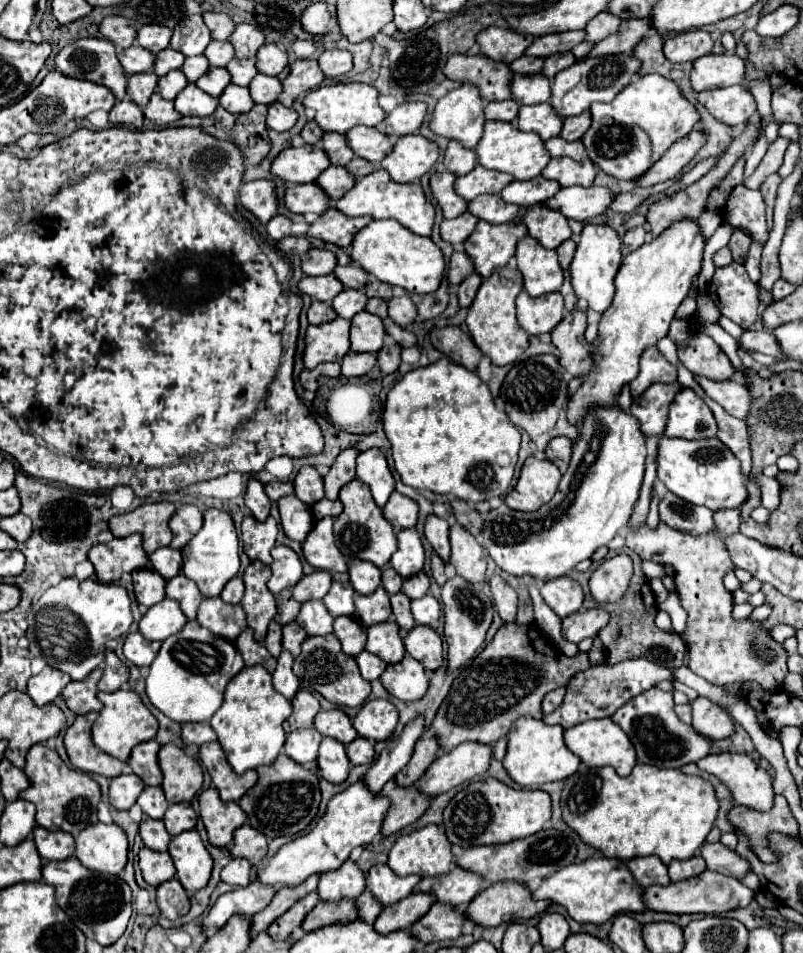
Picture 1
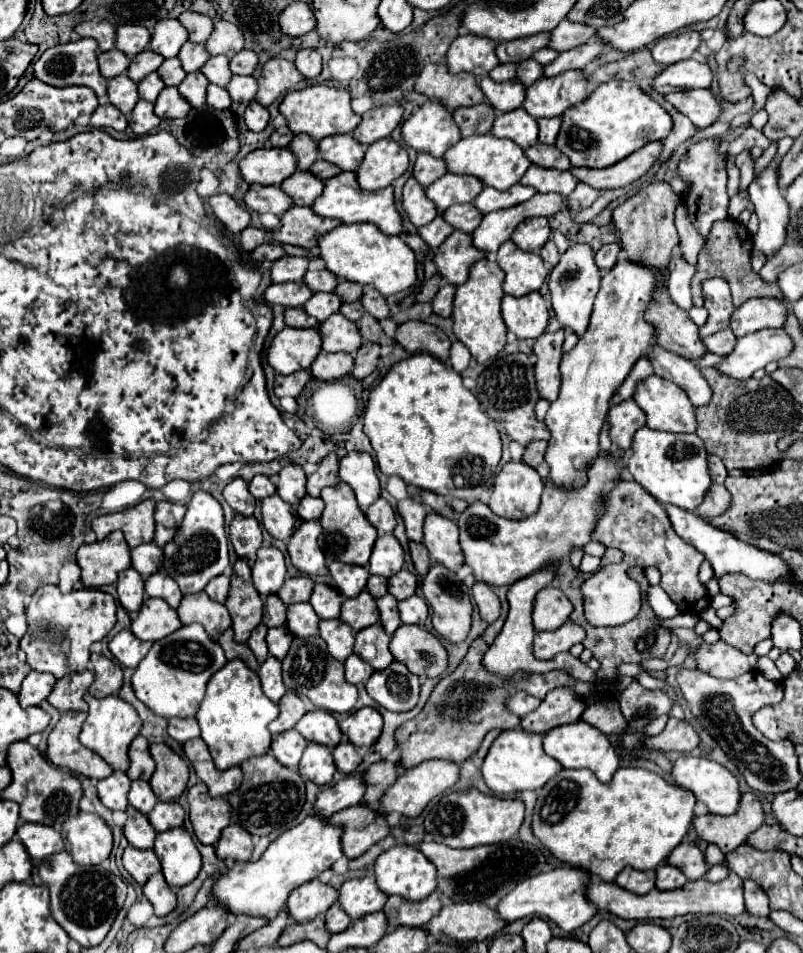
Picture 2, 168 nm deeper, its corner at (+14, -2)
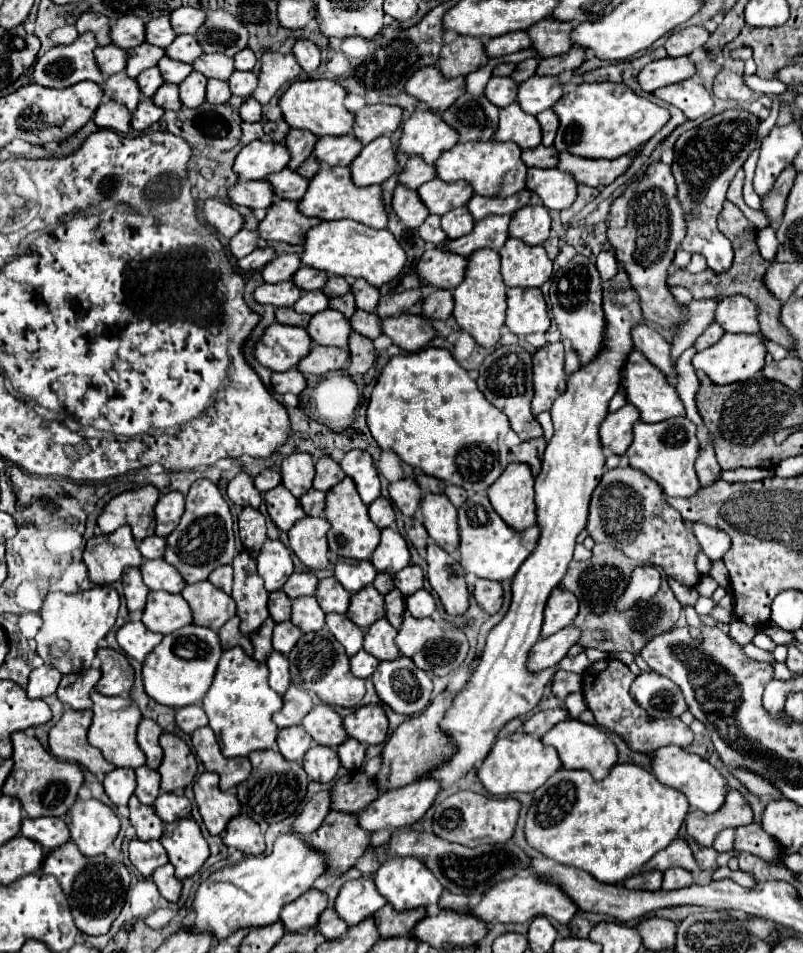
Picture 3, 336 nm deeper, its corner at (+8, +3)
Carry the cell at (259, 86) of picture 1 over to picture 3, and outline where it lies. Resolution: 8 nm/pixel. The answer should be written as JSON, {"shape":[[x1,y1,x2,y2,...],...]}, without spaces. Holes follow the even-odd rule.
{"shape":[[234,70,232,76,230,76,230,80,228,80,228,84,230,84,230,92,232,92,234,96,248,98,248,96,254,92,254,88,256,88,258,78,256,78,254,72,240,72,240,70]]}

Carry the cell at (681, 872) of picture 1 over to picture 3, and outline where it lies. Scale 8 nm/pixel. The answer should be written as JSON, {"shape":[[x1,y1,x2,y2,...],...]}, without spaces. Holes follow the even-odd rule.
{"shape":[[670,868,664,872,664,882,662,882,662,890,670,892,670,890,678,890,678,888,688,888,694,884,694,874,684,870,684,868]]}

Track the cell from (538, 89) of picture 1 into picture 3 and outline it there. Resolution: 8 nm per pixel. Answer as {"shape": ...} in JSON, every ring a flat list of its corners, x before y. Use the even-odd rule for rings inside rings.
{"shape":[[492,76,490,82,486,84,484,96,498,108,504,108,508,104,512,104,516,100,516,92,518,92,518,84,514,84,514,80,510,78,498,78]]}

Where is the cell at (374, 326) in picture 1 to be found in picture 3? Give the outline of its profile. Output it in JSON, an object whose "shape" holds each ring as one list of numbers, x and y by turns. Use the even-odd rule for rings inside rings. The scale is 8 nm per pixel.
{"shape":[[326,308,326,310,322,310,310,318,306,332,314,344,348,348,348,344,330,344,330,342,346,342,352,328,350,328,350,322,338,310]]}

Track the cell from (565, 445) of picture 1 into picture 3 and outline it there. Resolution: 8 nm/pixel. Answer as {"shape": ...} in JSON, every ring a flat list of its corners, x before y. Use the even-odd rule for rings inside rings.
{"shape":[[534,438,534,440,526,440,526,442,520,442,518,446,512,448,512,454,516,456,518,462,524,462,532,468,532,474,536,476,540,472,540,458,542,458,542,452,546,448,546,440,544,438]]}

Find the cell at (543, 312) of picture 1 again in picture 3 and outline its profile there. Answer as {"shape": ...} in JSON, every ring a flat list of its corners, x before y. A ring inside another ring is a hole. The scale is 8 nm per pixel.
{"shape":[[508,288,506,326,516,336,546,332,550,328,548,308,540,288]]}

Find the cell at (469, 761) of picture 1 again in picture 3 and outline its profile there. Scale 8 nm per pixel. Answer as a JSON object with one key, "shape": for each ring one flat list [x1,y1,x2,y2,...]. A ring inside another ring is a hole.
{"shape":[[420,778,420,780,414,780,412,784,408,784,404,788,382,792,368,808,358,812,358,826,368,830,368,832,378,832,384,828,390,828,390,830,408,828,408,826,416,824,426,814,426,810,430,808,430,804,434,802,438,792,440,792,440,784,432,778]]}

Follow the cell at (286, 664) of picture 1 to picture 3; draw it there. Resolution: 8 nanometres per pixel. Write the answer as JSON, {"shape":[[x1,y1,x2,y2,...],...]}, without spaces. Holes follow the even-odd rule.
{"shape":[[272,652,268,658,268,670,270,670,270,686,282,696,290,686,290,672,288,672,288,658,280,652]]}

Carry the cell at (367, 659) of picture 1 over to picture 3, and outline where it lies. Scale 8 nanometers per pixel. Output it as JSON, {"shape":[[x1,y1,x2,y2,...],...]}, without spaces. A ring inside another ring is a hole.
{"shape":[[360,650,356,656,350,658,350,670,352,670,352,674,356,678,362,678,362,680,366,680,376,670,376,666,378,666,378,660,372,654,364,652,364,650]]}

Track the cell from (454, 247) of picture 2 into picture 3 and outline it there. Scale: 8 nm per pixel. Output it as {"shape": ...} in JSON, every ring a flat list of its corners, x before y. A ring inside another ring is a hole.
{"shape":[[430,246,416,264,416,274,426,286,444,290,454,290,462,282,464,270,466,260,460,256,450,256,450,252,442,252,438,246]]}

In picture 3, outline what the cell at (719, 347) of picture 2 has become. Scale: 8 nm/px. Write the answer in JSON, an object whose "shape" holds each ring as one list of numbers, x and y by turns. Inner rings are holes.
{"shape":[[710,324,710,326,696,338,696,342,694,342,694,350,704,350,704,348,716,344,716,340,722,338,722,336,724,336,722,328,718,328,718,324]]}

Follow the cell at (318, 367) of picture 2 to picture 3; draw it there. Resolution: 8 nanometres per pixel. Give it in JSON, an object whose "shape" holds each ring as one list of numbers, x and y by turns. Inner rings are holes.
{"shape":[[314,344,310,354,296,364,296,370,300,370,306,376,324,376,328,372,342,370,346,366,346,360,348,360,348,350]]}

